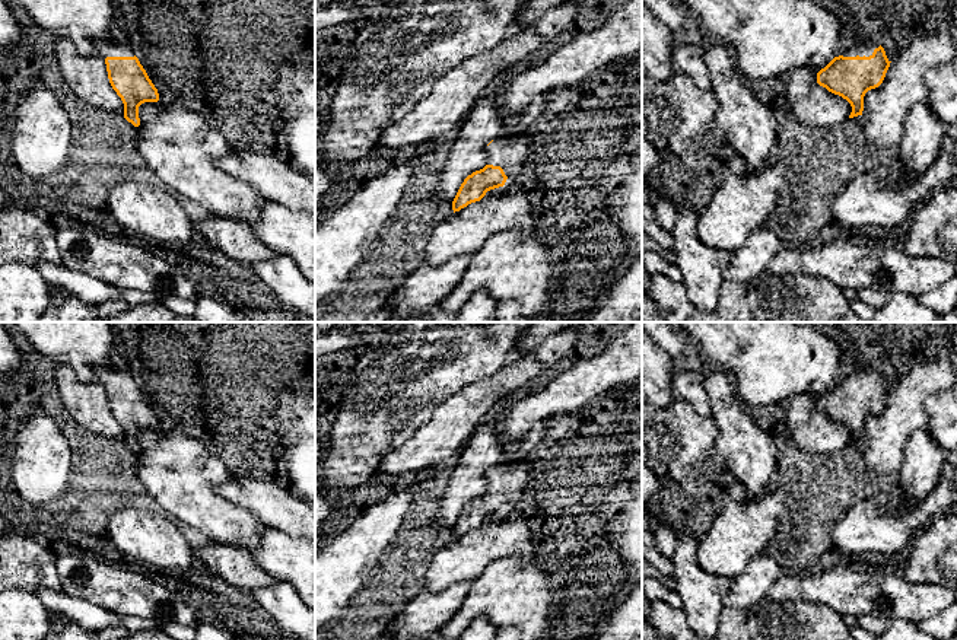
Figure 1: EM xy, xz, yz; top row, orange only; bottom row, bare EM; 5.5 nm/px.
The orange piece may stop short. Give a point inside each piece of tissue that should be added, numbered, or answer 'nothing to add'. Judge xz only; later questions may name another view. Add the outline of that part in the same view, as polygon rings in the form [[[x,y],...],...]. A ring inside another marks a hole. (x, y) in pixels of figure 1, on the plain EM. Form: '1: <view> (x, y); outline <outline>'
1: xz (511, 477); outline [[[509,456],[487,472],[487,491],[500,493],[509,504],[527,488],[530,471],[527,459]]]

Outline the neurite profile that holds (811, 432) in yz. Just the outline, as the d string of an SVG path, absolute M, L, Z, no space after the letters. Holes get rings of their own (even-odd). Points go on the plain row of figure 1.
M797 397L789 402L786 415L789 442L808 458L832 453L849 445L851 430L817 410L817 399Z

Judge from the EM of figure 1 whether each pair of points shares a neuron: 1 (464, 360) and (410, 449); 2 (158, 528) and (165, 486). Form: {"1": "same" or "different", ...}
{"1": "different", "2": "different"}

